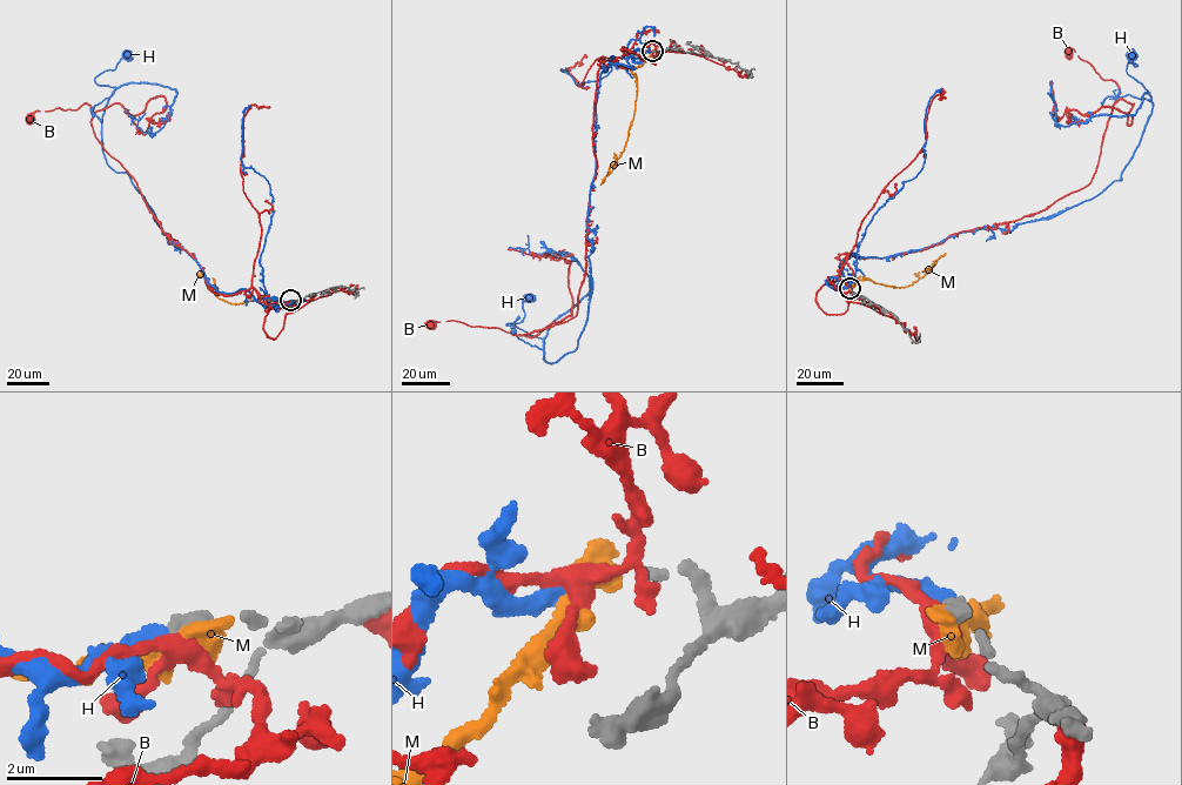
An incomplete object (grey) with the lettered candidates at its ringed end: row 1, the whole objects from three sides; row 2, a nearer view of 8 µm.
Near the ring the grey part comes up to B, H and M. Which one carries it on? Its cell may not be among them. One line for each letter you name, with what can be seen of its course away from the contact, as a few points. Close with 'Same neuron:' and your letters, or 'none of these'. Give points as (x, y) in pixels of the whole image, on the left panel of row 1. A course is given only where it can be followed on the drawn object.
H: via (290, 300), (217, 292), (107, 163), (115, 88), (95, 78), (126, 54)
Same neuron: H

